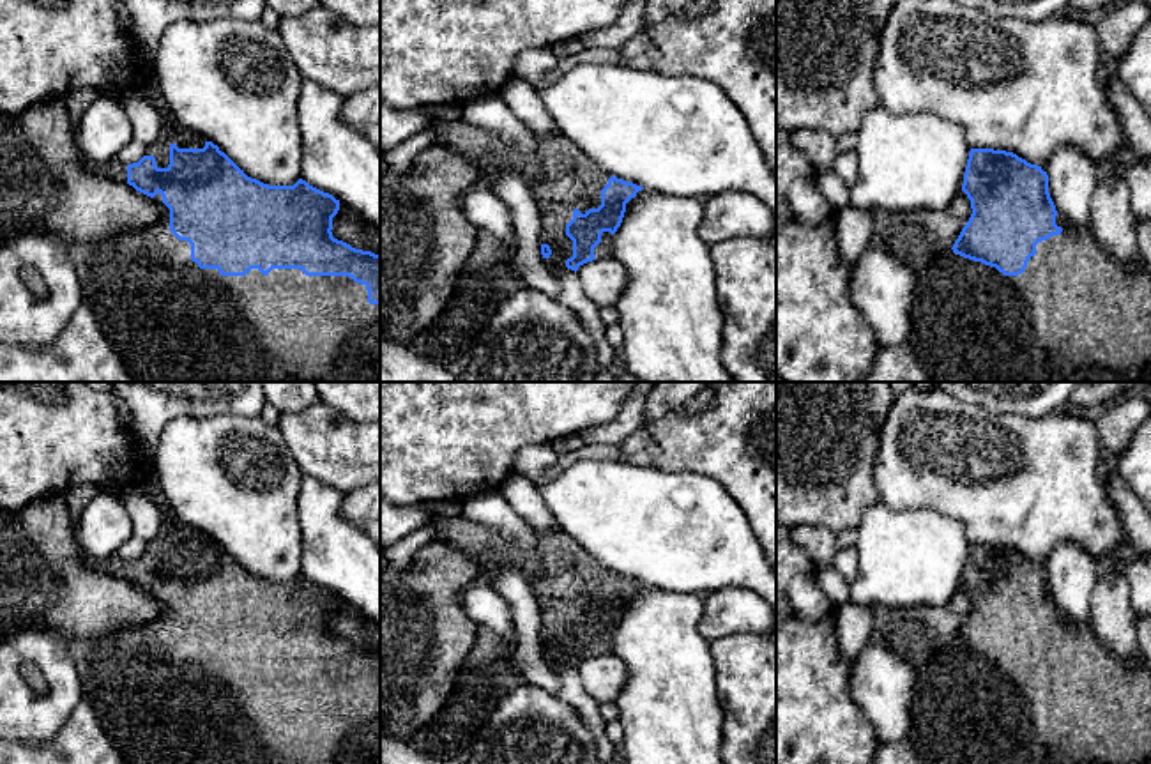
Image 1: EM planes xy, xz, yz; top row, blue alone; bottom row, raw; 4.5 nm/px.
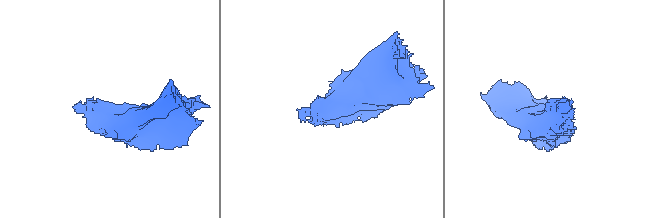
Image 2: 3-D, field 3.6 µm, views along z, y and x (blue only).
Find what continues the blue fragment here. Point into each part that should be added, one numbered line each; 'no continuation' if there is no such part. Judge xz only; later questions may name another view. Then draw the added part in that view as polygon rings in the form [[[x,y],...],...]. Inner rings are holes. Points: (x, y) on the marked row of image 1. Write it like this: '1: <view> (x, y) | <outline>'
1: xz (563, 177) | [[[463,120],[433,122],[430,127],[438,129],[437,143],[461,154],[467,161],[479,166],[507,166],[522,175],[536,195],[541,242],[552,249],[545,264],[550,272],[568,269],[573,241],[566,235],[566,225],[573,219],[575,209],[585,214],[601,205],[601,189],[612,175],[601,172],[585,152],[559,133],[532,133],[536,140],[532,154],[520,156],[500,136]]]

